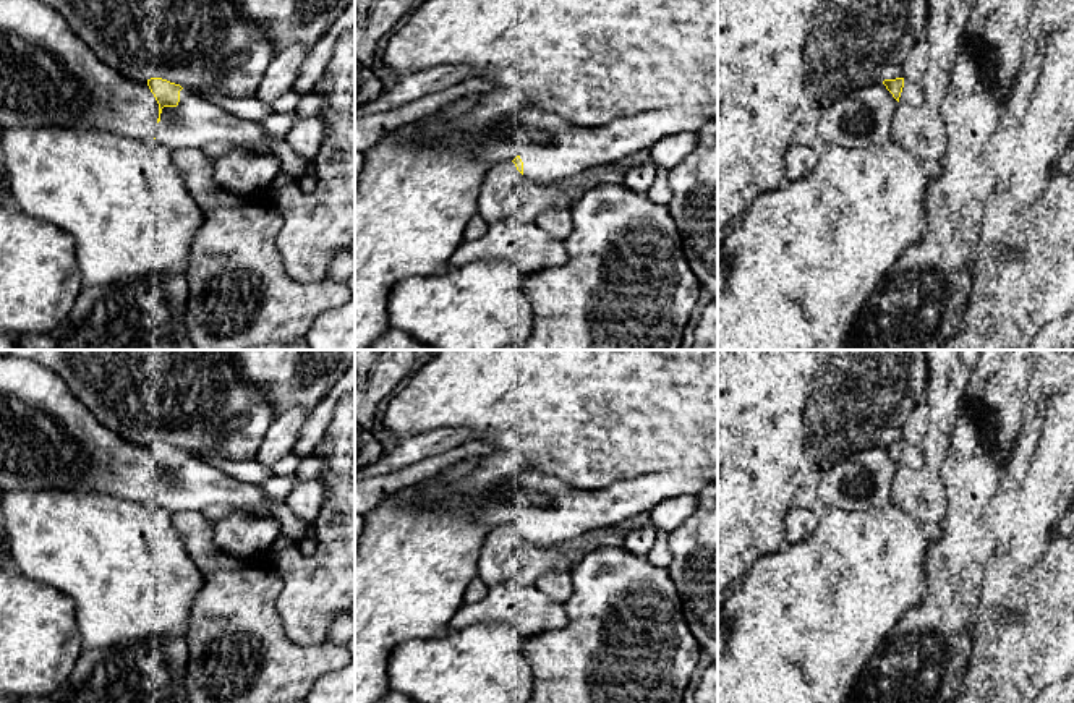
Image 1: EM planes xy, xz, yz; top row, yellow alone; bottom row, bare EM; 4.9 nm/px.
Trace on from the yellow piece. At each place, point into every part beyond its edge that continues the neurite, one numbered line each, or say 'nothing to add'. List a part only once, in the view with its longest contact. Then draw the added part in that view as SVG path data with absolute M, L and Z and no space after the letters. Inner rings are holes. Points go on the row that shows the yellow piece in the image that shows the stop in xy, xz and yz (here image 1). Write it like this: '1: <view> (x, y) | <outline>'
1: xy (248, 169) | M183 87L177 107L164 107L156 141L170 149L204 149L225 143L228 154L214 164L214 178L228 191L256 196L267 191L280 170L271 138L259 121L232 115Z

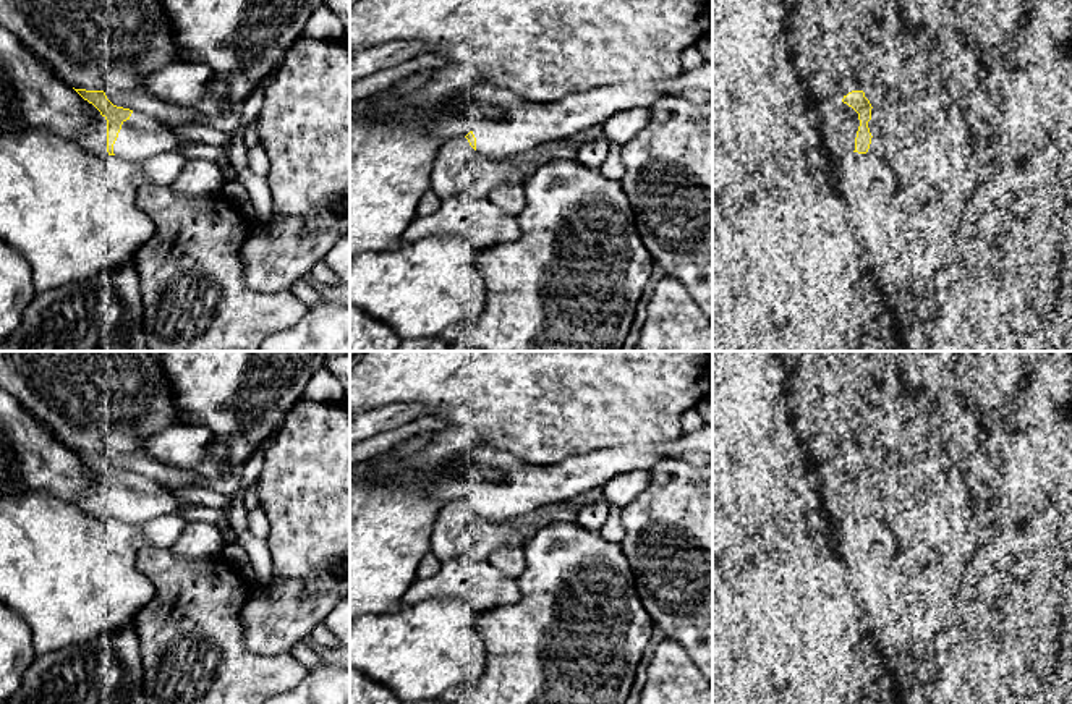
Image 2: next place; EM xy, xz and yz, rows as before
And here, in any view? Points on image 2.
1: xy (141, 136) | M133 112L121 125L113 154L130 162L143 162L157 154L178 151L185 144L188 142L180 139L160 118Z

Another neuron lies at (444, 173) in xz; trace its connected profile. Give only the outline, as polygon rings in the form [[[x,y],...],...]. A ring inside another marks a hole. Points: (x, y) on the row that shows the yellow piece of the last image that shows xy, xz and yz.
[[[465,136],[447,139],[434,160],[431,189],[444,201],[462,193],[487,196],[502,183],[525,183],[534,170],[491,160],[478,154]]]

